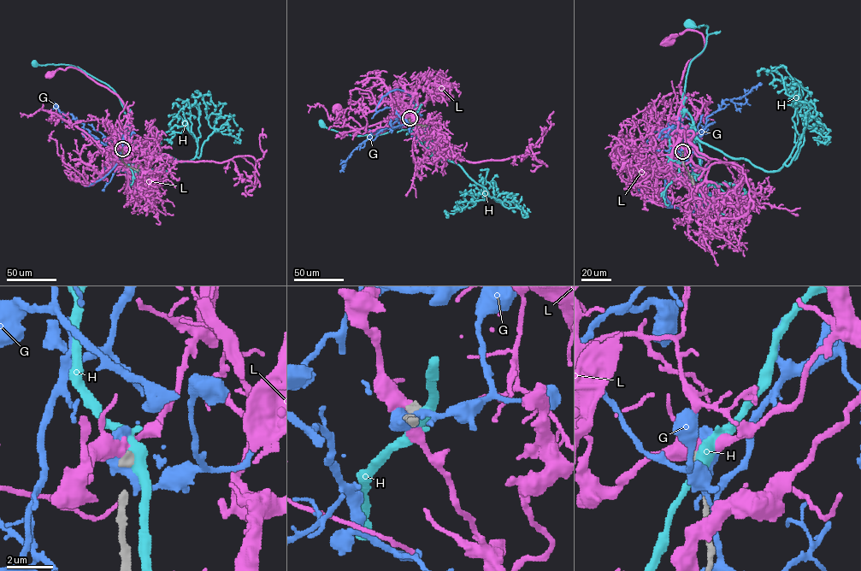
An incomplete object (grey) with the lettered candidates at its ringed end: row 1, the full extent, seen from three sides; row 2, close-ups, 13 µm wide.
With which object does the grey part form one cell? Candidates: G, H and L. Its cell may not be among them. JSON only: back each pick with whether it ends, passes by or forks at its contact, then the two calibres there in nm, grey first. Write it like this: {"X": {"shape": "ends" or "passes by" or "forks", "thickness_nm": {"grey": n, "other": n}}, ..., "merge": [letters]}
{"merge": []}

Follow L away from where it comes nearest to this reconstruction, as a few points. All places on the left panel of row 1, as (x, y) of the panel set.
L: (122, 149), (149, 153), (138, 136), (130, 139), (128, 110), (117, 96), (74, 67), (50, 75)

